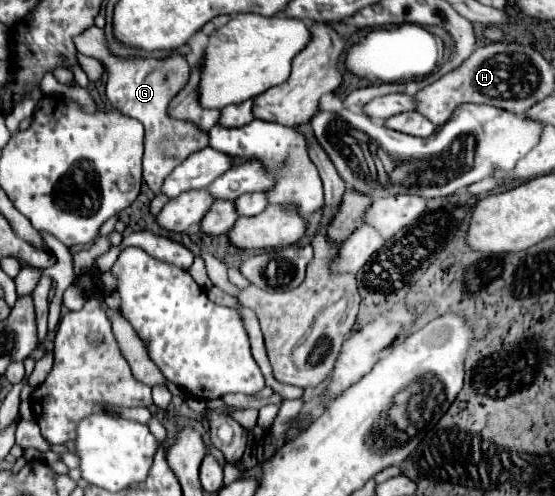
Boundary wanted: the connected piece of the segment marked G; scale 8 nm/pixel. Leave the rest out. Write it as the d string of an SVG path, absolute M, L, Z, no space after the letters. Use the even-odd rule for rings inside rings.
M90 26L86 32L78 34L74 38L76 50L84 56L92 56L106 64L108 68L108 84L106 84L106 96L114 108L118 108L122 114L136 118L144 124L144 180L152 188L154 194L160 192L160 186L164 182L164 176L168 176L180 162L186 160L186 156L202 150L208 146L208 134L198 130L190 122L180 122L176 118L170 118L166 108L168 102L186 86L190 76L188 62L174 54L164 60L156 58L130 58L122 60L108 52L104 42L104 30L98 26Z

